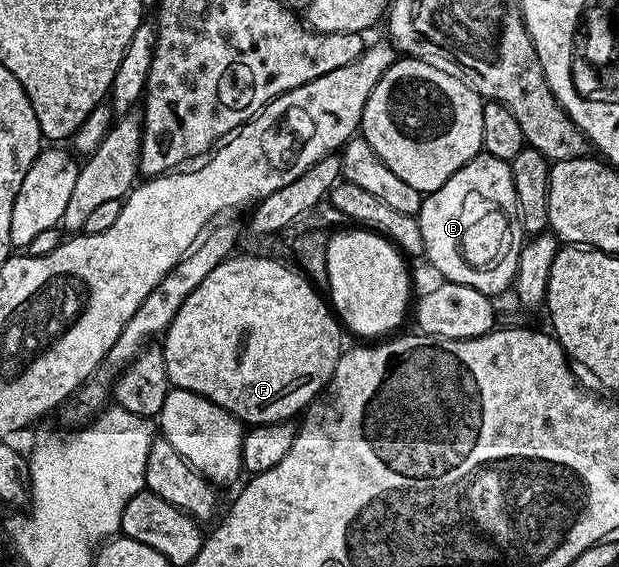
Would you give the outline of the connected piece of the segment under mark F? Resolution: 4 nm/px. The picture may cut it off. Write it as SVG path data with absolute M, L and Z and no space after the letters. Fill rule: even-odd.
M234 254L219 265L215 265L215 269L211 269L211 273L207 273L207 277L203 277L203 281L199 281L199 285L189 294L187 301L183 301L183 305L179 305L179 313L175 313L171 325L163 336L167 377L176 390L202 395L204 399L209 399L215 405L230 411L236 419L241 420L242 424L283 423L300 416L331 381L331 377L335 373L335 365L343 350L343 344L341 344L343 327L336 314L331 310L330 304L323 298L322 292L288 262L286 262L287 264L280 263L279 260L268 259L265 255L241 254Z

